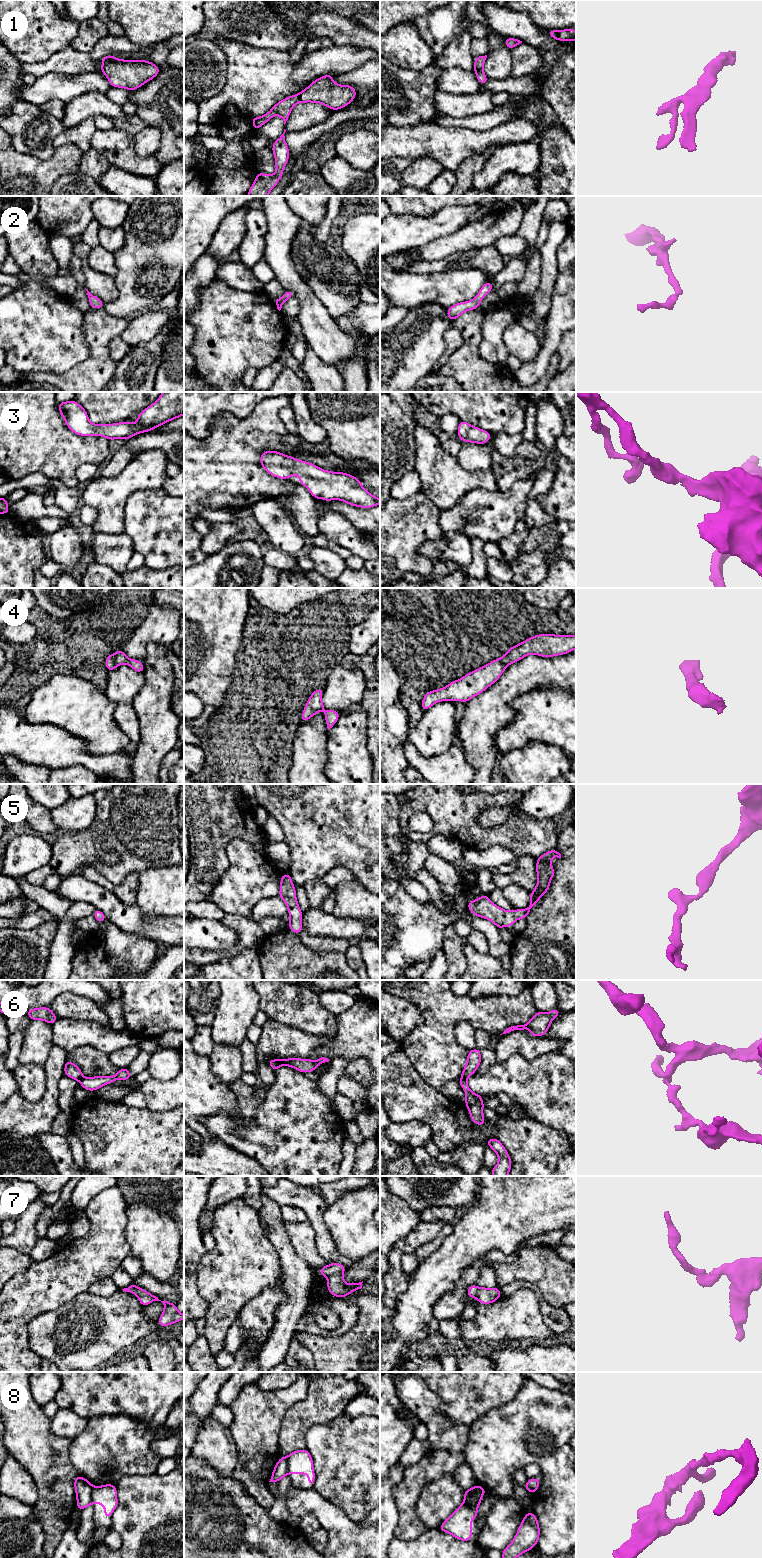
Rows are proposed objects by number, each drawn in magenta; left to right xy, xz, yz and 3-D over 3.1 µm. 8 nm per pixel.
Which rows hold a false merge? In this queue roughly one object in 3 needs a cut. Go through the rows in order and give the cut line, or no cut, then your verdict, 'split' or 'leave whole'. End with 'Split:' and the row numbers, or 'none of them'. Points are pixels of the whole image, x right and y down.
1: no cut; leave whole
2: no cut; leave whole
3: no cut; leave whole
4: no cut; leave whole
5: no cut; leave whole
6: cut in xz along (277, 1060), (280, 1065); split
7: cut in xz along (342, 1272), (336, 1272), (327, 1277); split
8: cut in xy along (93, 1487), (91, 1503); split
Split: 6, 7, 8

